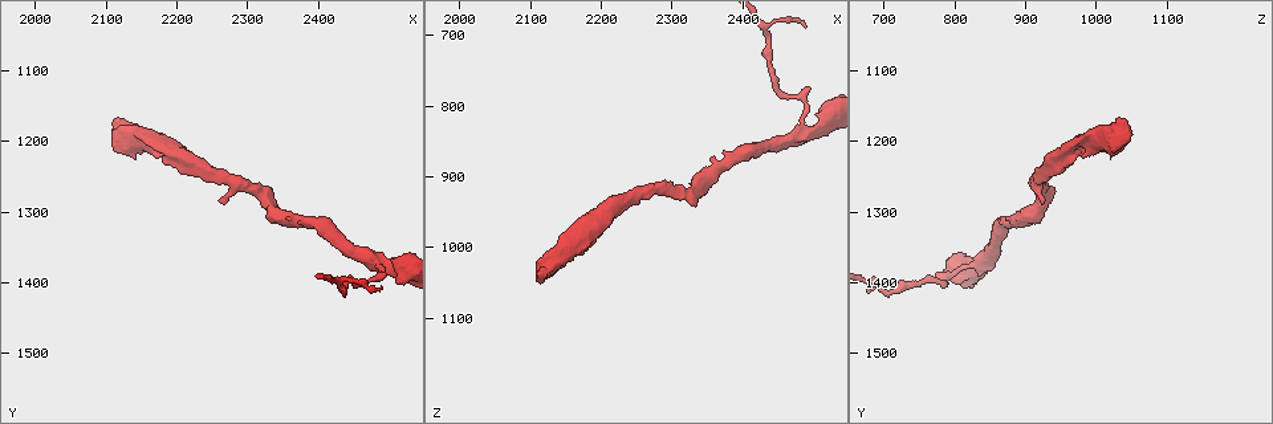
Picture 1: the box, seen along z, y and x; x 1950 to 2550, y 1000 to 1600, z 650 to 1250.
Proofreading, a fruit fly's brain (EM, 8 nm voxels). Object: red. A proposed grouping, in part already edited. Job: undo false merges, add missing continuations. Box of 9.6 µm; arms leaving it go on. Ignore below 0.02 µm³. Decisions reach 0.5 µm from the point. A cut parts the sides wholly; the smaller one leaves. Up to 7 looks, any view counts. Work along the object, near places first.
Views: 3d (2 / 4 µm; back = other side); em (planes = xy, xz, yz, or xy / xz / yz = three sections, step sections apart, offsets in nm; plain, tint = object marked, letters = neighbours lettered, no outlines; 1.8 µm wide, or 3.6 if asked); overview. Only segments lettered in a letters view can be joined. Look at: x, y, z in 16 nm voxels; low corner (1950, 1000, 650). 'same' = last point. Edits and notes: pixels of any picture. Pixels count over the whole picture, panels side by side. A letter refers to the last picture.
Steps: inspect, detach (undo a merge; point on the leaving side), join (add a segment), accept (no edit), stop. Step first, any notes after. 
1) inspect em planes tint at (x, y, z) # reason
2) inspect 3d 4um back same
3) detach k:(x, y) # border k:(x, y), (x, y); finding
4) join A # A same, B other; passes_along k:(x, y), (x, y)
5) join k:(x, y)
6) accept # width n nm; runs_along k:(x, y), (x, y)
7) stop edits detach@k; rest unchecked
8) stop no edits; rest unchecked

inspect em planes letters at (2485, 1375, 840) # sharp bend

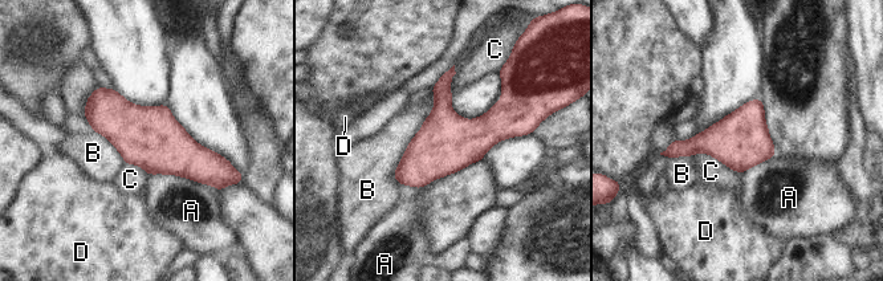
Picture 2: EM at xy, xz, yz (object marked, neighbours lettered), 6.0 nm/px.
accept # longest_contact B 550 nm; A other, B other, C other, D other; border 2:(690, 155), (708, 153), (741, 174); one neuron here

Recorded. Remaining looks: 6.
inspect em planes letters at (2265, 1280, 930) # branch stops here

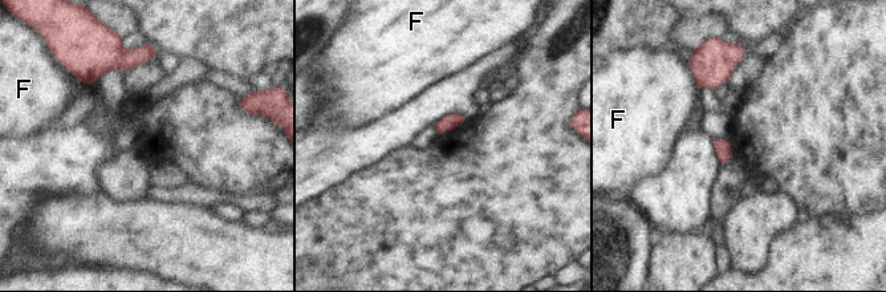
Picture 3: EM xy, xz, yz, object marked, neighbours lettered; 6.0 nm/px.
accept # longest_contact F 160 nm; F other; none of them fits

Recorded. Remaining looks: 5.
inspect em planes plain at (2115, 1175, 1045) # stops while still wide

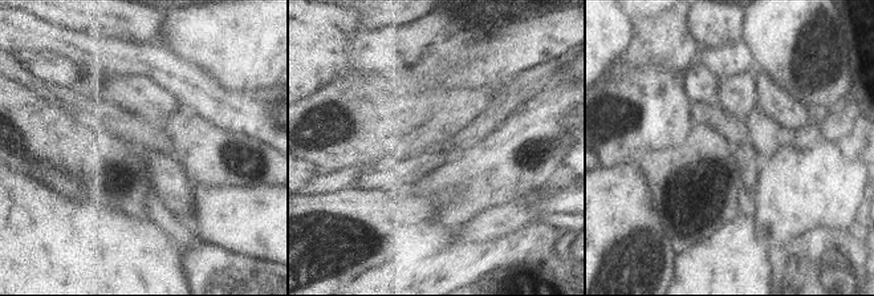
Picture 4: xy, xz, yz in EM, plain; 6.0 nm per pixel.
inspect em planes letters same # what lies round it

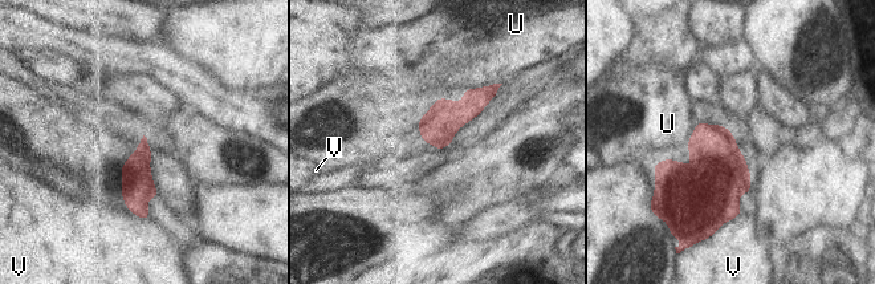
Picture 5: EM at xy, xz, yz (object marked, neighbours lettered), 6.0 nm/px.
accept # U other, V other; border 5:(501, 82), (434, 102); none of them fits

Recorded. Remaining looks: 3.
stop no edits; rest unchecked

